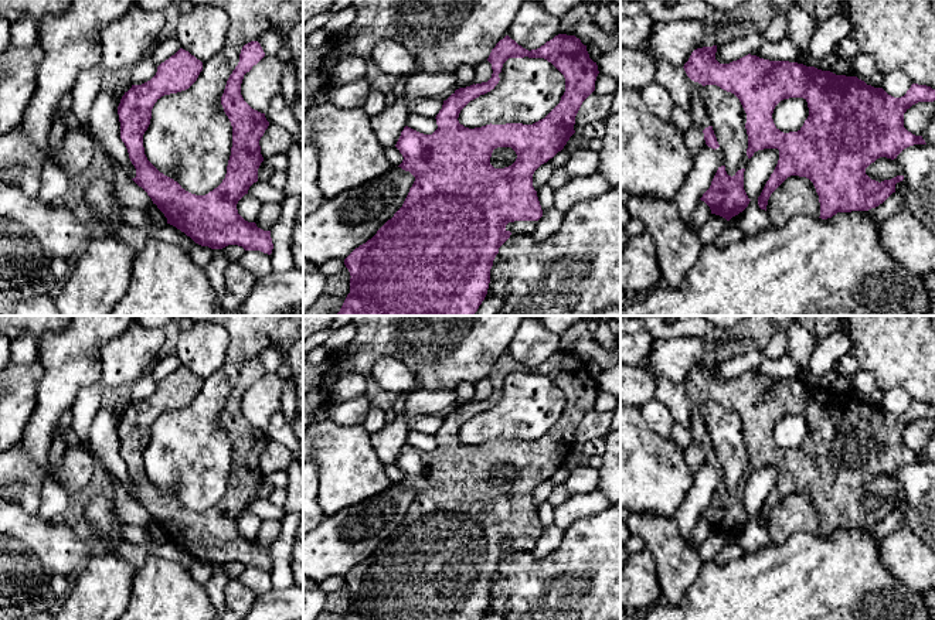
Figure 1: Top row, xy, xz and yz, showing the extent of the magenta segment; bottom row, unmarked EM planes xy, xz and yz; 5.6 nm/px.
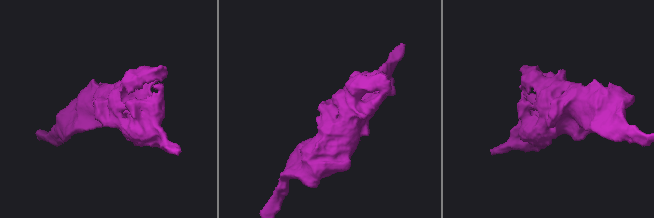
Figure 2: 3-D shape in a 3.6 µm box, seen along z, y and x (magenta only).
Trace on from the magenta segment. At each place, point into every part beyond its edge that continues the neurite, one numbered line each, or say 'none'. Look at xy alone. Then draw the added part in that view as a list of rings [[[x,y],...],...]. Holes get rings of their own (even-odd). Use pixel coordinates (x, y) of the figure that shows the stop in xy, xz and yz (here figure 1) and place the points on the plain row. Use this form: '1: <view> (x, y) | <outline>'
none

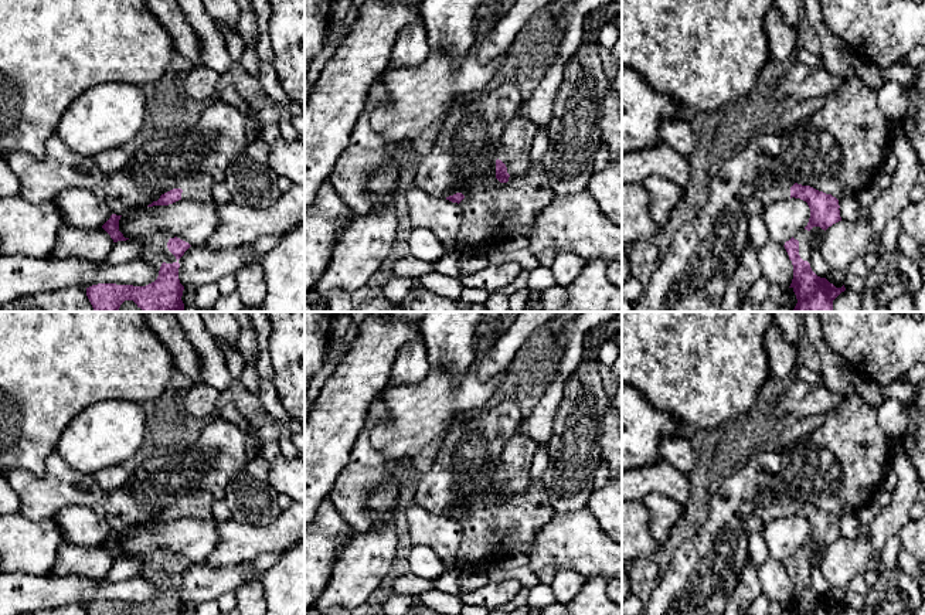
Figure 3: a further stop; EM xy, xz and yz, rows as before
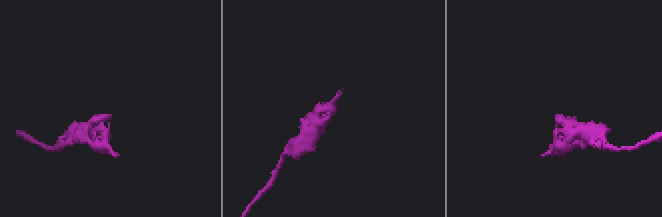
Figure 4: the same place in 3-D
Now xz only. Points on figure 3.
1: xz (516, 458) | [[[516,432],[504,445],[496,475],[506,482],[509,492],[524,492],[531,483],[530,468],[538,445],[520,432]]]

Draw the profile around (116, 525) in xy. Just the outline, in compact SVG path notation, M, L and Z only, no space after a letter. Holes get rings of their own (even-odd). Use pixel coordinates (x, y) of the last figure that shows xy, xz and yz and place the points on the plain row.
M214 415L188 449L153 455L127 468L126 482L105 495L108 524L116 533L136 524L146 524L157 519L161 512L178 506L181 497L193 490L210 490L214 496L224 496L232 476L246 463L246 434L232 422Z

